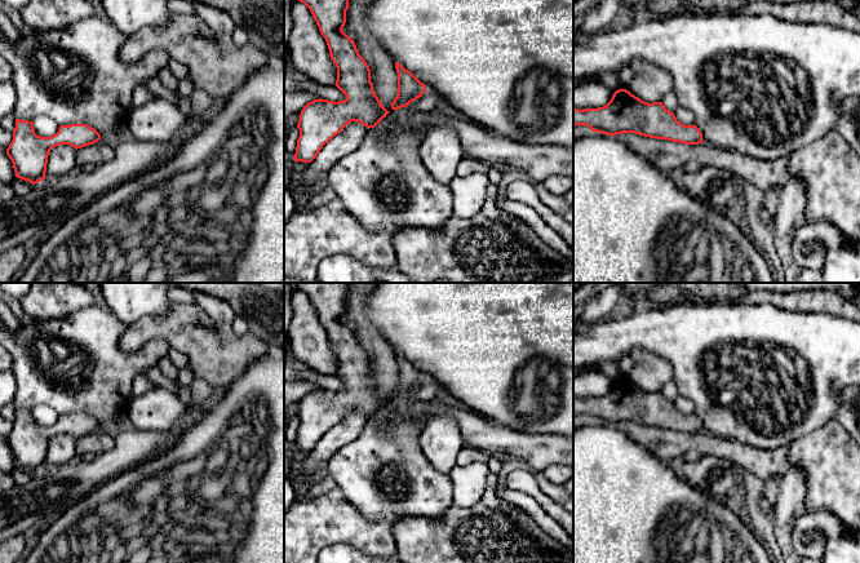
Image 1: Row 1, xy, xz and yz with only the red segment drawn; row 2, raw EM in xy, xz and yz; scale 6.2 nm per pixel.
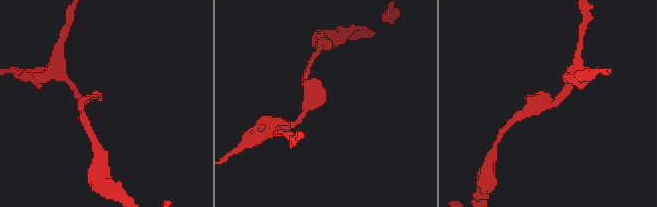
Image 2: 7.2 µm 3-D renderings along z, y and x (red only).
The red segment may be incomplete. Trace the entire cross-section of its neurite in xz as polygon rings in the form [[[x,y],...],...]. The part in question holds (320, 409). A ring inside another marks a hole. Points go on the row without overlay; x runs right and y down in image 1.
[[[298,283],[297,289],[303,292],[311,301],[320,323],[324,325],[331,347],[337,356],[336,376],[346,385],[345,390],[314,389],[309,391],[300,403],[294,451],[311,452],[325,433],[351,411],[359,411],[364,416],[374,417],[390,402],[382,394],[371,371],[371,359],[359,343],[354,329],[343,320],[346,312],[346,300],[351,283]]]

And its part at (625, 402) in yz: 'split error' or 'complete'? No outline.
complete

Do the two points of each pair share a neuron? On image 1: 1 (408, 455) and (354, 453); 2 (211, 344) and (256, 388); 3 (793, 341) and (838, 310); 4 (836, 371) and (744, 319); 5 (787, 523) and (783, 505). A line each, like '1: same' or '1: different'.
1: same
2: different
3: different
4: same
5: same

